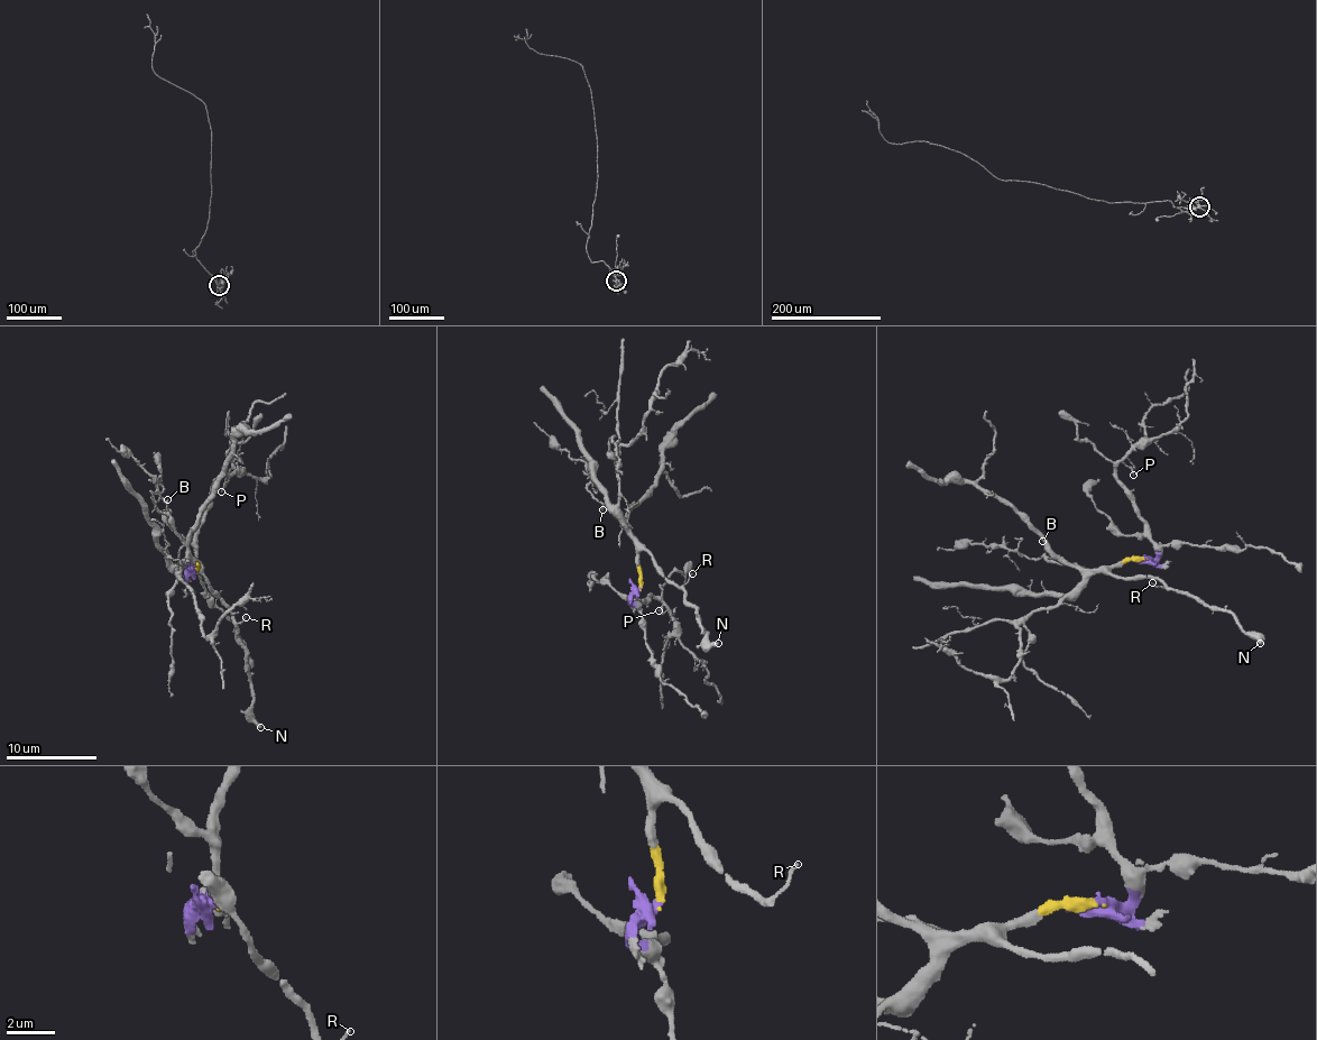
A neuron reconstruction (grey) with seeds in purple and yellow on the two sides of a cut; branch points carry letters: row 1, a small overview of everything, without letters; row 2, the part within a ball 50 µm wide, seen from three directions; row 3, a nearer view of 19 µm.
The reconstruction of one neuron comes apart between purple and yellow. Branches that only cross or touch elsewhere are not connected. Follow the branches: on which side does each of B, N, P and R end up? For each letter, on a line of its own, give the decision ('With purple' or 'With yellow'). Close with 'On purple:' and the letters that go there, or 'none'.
B: With yellow
N: With yellow
P: With purple
R: With yellow
On purple: P

